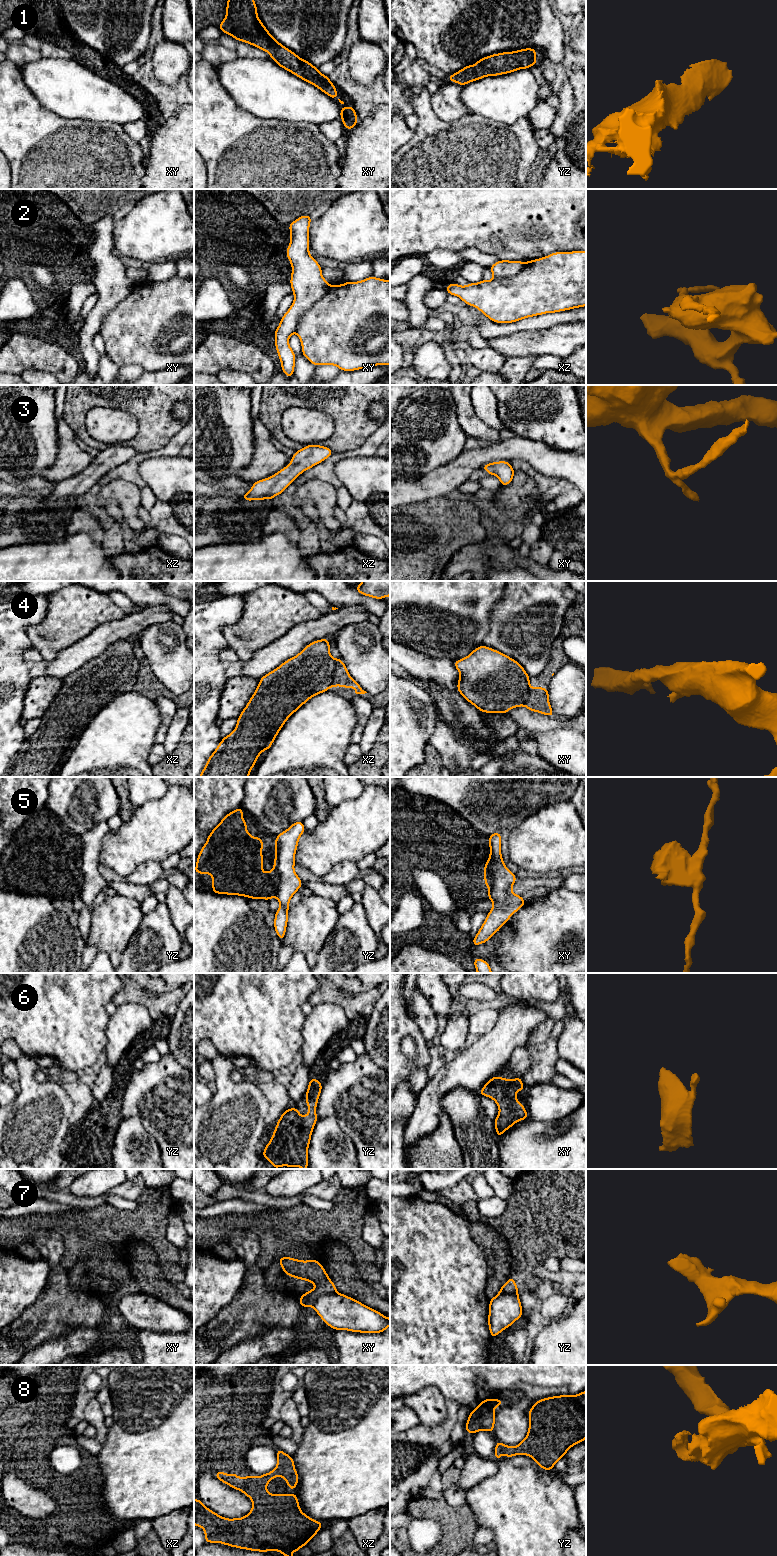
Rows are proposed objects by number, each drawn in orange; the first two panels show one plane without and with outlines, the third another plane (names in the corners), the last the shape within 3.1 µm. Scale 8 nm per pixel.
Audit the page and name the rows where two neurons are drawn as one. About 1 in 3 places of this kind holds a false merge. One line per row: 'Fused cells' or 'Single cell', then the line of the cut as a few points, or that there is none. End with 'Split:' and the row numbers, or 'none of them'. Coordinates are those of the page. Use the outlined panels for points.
1: Single cell. No split
2: Fused cells. Split along xy (329, 286), (328, 290), (303, 314), (294, 332)
3: Single cell. No split
4: Fused cells. Split along xz (333, 658), (334, 671), (328, 687)
5: Fused cells. Split along yz (276, 838), (279, 886), (275, 895)
6: Single cell. No split
7: Fused cells. Split along xy (336, 1291), (323, 1293), (312, 1306)
8: Single cell. No split
Split: 2, 4, 5, 7

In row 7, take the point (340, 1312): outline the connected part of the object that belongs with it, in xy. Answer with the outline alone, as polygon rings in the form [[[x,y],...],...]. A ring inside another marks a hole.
[[[339,1292],[321,1295],[313,1307],[335,1331],[382,1333],[390,1326],[390,1318]]]

